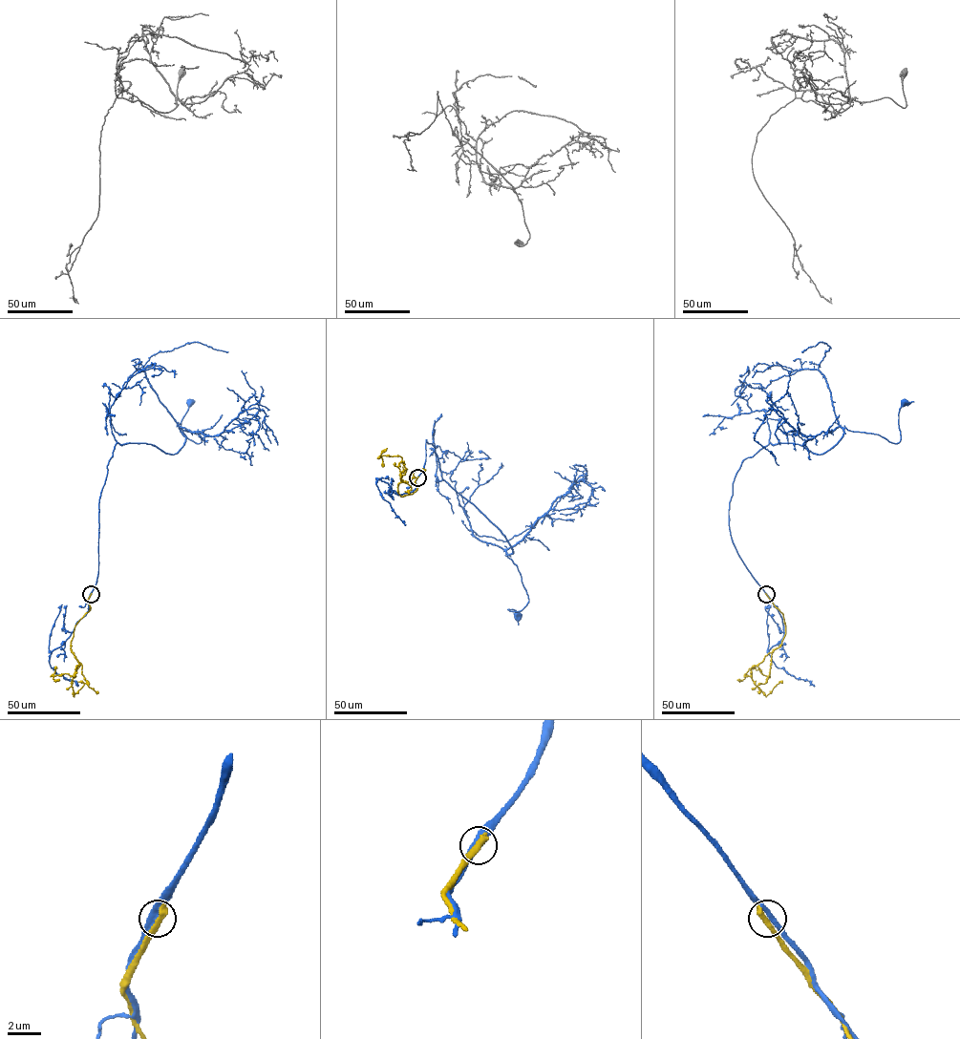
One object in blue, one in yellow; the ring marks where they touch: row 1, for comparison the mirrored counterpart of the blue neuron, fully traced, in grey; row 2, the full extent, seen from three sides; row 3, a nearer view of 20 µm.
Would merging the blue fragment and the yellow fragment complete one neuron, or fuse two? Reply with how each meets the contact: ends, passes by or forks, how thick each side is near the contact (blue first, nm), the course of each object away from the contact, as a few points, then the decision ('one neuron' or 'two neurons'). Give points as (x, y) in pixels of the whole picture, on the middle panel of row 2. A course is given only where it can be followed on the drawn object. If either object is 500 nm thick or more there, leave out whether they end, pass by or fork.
blue passes by | yellow passes by | 400/320 nm | blue via (417, 477), (426, 439), (441, 477), (512, 549), (507, 556), (528, 601), (521, 610), (508, 609), (518, 614) | yellow via (417, 477), (416, 489), (400, 496), (397, 484), (406, 468), (399, 463), (400, 477), (411, 487), (404, 491) | two neurons

